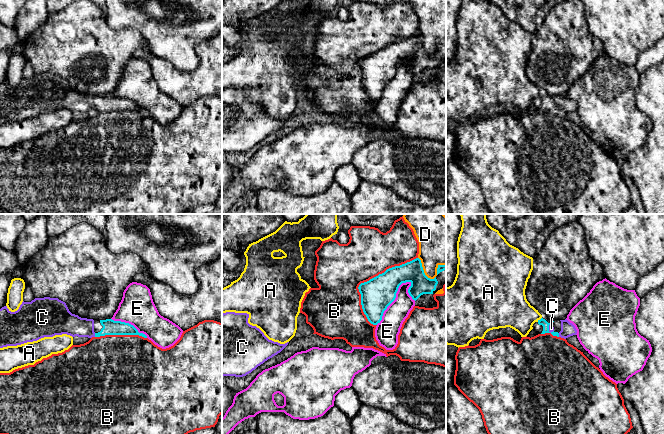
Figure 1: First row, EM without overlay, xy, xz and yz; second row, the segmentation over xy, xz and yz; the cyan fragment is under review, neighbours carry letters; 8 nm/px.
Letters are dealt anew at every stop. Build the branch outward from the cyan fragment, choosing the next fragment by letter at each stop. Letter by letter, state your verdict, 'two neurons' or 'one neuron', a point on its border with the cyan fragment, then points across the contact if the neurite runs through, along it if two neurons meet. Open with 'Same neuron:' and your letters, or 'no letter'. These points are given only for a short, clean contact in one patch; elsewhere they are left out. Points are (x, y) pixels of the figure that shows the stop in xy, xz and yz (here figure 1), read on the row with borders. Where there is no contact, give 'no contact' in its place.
Same neuron: C
A: two neurons; contact yz (540, 319); border yz (541, 317), (537, 321)
B: two neurons; contact xz (369, 280)
C: one neuron; contact xy (95, 335); way xy (110, 327), (102, 333), (95, 335), (84, 327), (67, 323)
D: two neurons; contact xz (423, 270)
E: two neurons; contact xz (394, 299)

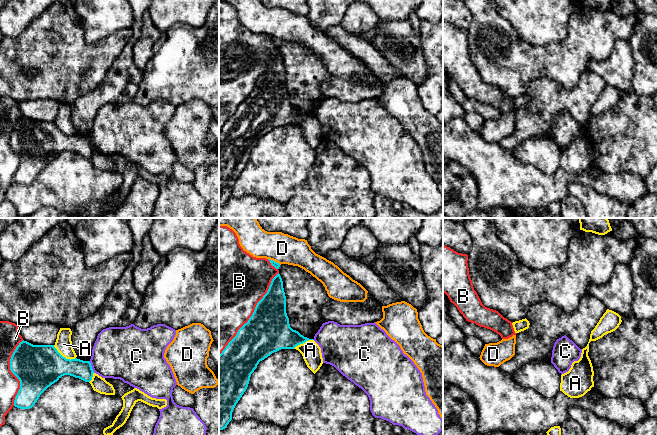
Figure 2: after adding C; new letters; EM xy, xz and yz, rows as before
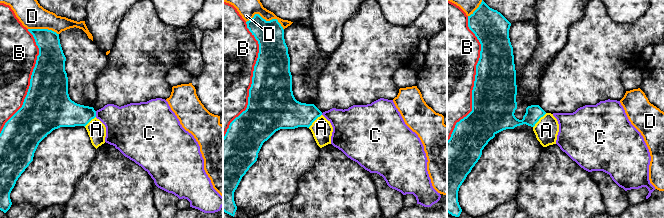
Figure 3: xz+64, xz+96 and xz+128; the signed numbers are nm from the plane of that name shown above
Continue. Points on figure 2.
Same neuron: no letter
A: two neurons; contact xy (64, 357)
B: two neurons; contact xz (252, 314)
C: two neurons; contact xy (91, 367); border xy (89, 361), (94, 372)
D: two neurons; contact xz (274, 261)

